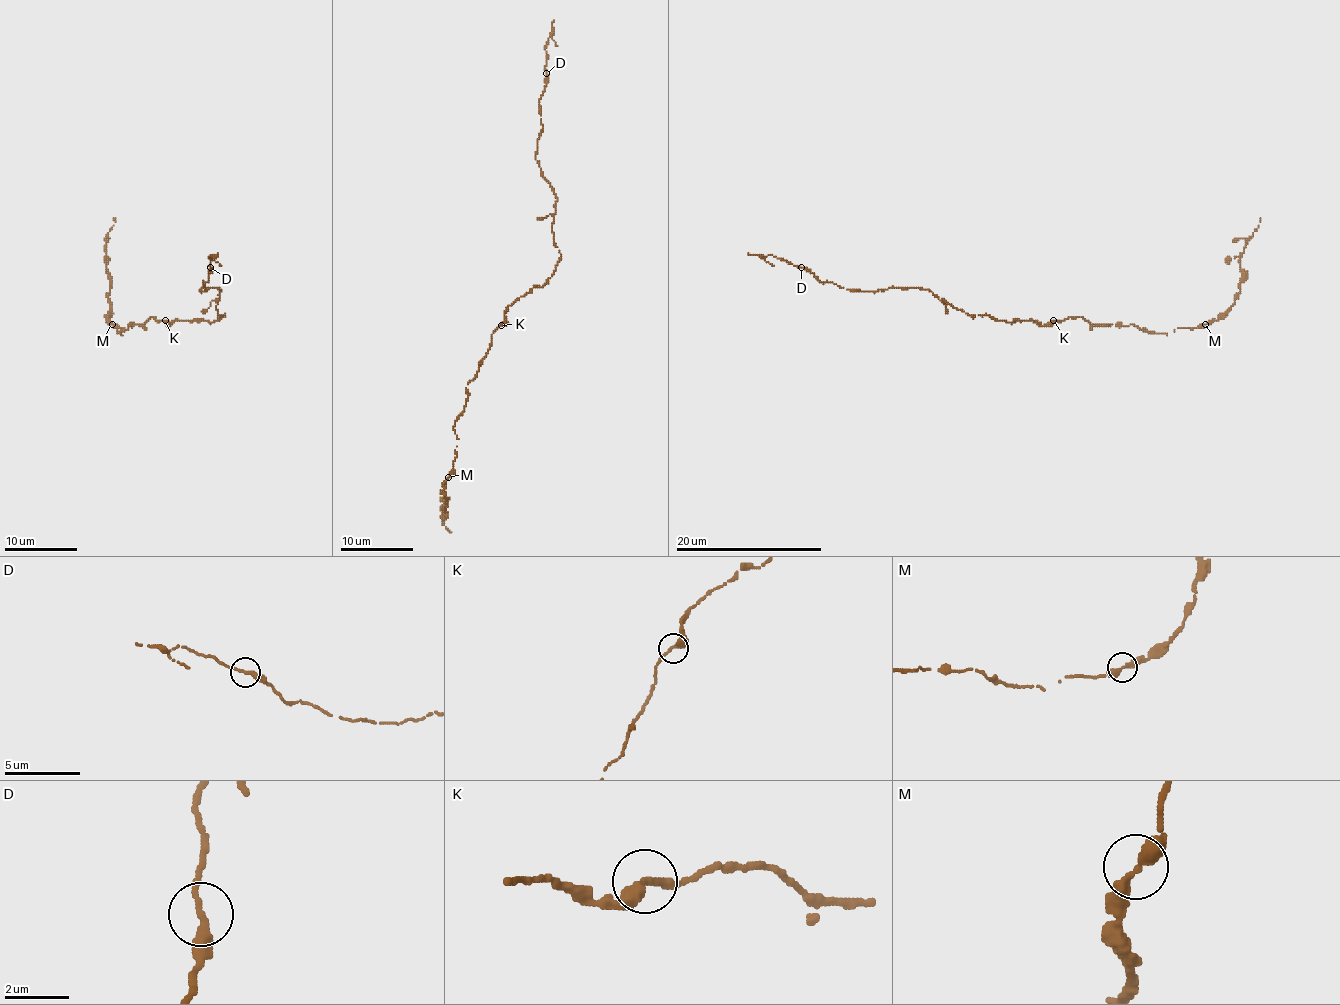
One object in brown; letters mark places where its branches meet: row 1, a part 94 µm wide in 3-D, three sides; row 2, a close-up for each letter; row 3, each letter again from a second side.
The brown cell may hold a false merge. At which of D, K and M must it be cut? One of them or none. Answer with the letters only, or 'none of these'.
M

